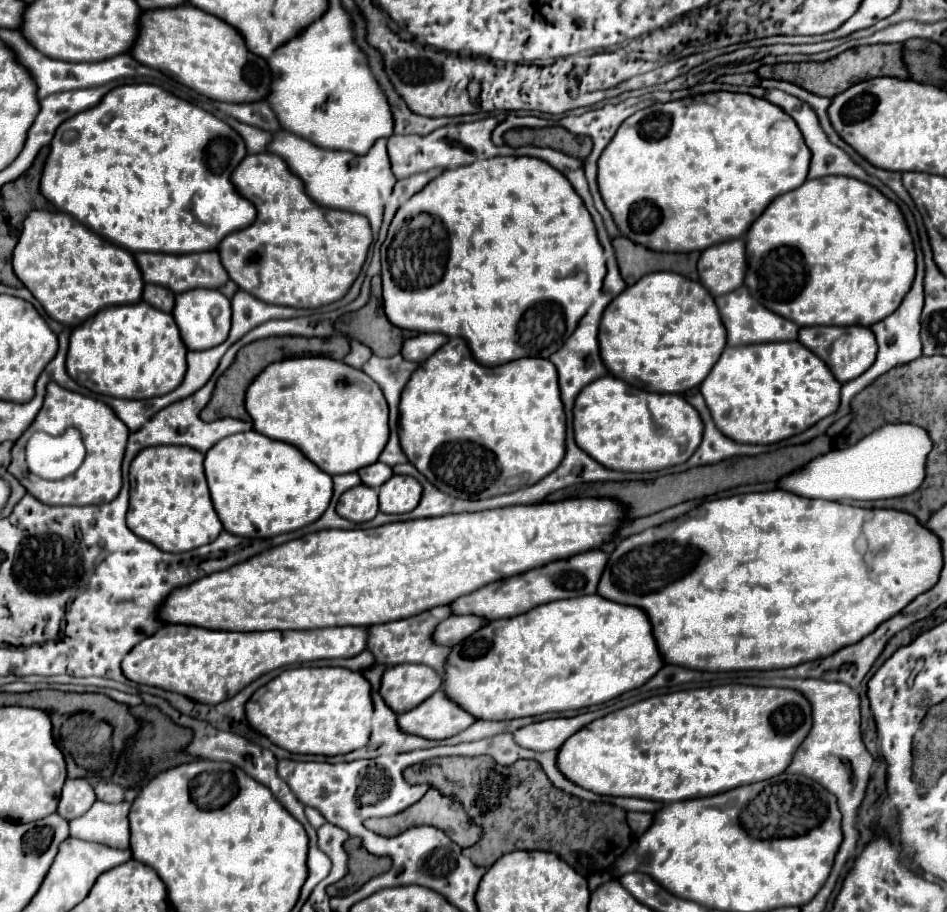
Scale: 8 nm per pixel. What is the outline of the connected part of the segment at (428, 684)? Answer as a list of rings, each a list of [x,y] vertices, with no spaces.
[[[398,664],[382,674],[380,692],[384,702],[396,712],[408,712],[442,688],[442,678],[424,664]]]

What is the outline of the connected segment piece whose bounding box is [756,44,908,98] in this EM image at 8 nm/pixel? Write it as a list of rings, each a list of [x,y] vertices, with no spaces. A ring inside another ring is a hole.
[[[876,44],[876,46],[862,46],[852,48],[828,62],[802,62],[802,64],[774,64],[774,66],[760,66],[756,70],[760,78],[774,78],[774,80],[788,80],[796,86],[804,86],[812,94],[834,98],[836,94],[844,92],[848,86],[870,80],[876,76],[894,76],[894,78],[908,78],[906,64],[902,62],[902,44]]]

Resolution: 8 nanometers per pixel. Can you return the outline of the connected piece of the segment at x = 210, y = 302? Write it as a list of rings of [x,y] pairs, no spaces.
[[[190,290],[186,294],[176,294],[176,298],[178,302],[172,316],[188,350],[208,350],[226,340],[230,330],[230,300],[220,290]]]

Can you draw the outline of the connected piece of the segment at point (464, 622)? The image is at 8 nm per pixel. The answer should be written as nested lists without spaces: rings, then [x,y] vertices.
[[[450,616],[442,620],[434,630],[434,642],[440,642],[442,646],[454,646],[474,634],[484,624],[478,616]]]

